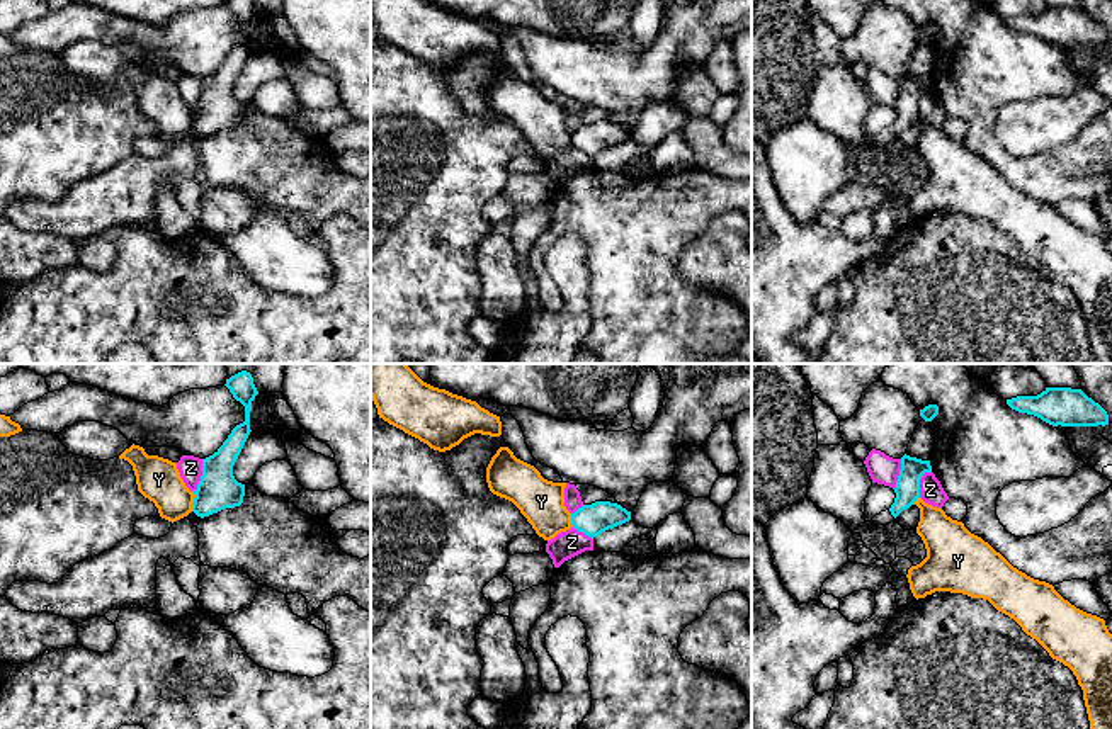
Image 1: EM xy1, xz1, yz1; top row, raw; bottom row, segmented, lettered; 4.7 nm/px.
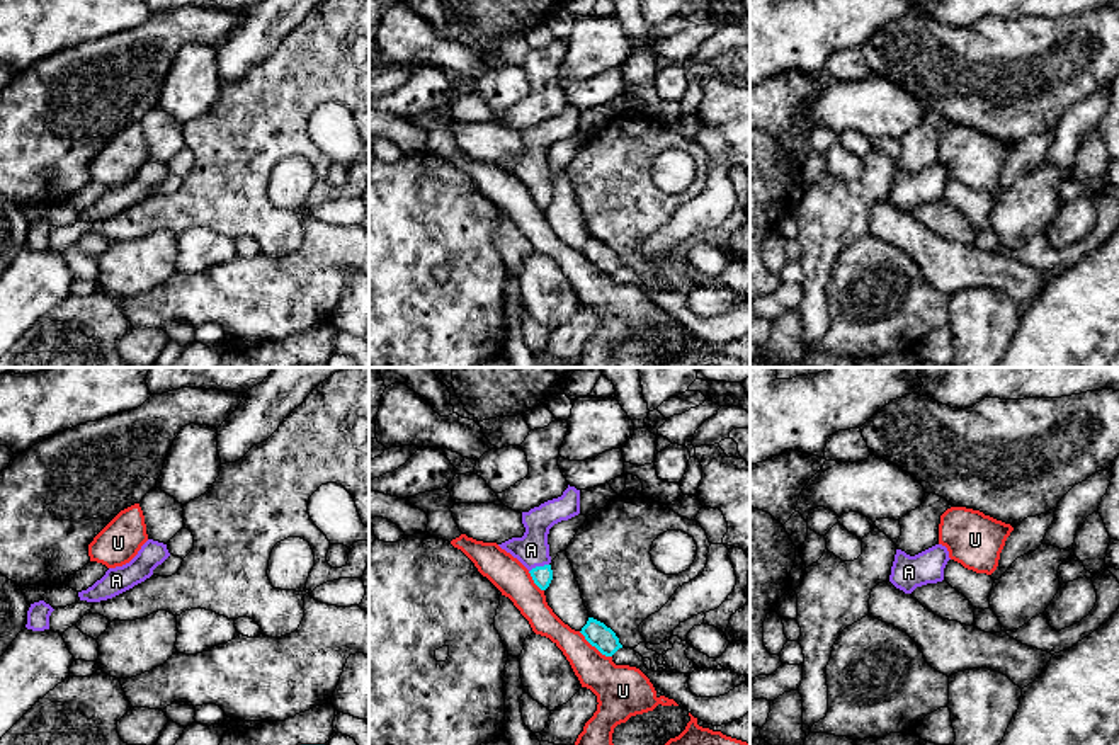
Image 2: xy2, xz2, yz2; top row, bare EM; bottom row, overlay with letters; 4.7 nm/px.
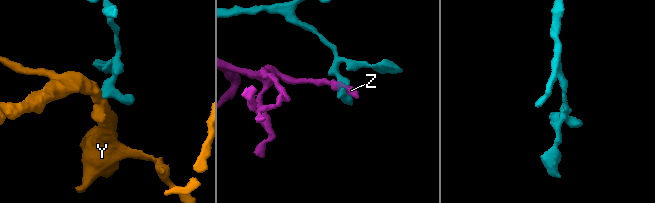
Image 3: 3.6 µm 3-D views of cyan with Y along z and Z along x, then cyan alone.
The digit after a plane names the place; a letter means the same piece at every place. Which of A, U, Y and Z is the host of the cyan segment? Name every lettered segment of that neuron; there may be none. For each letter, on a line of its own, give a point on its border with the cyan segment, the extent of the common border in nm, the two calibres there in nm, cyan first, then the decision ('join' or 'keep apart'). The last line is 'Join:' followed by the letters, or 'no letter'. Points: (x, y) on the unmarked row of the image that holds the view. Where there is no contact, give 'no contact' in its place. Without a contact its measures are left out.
A: contact xz2 (538, 186); length 100 nm; calibres 90 and 160 nm; join
U: contact xz2 (596, 266); length 200 nm; calibres 120 and 240 nm; keep apart
Y: contact xy1 (194, 121); length 100 nm; calibres 190 and 200 nm; keep apart
Z: contact xy1 (201, 96); length 170 nm; calibres 190 and 110 nm; keep apart
Join: A

